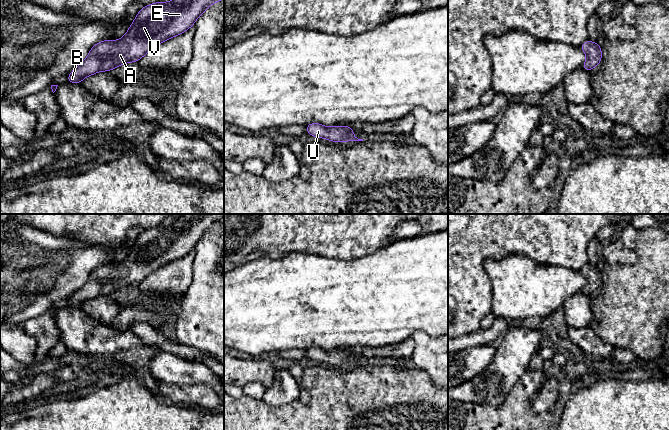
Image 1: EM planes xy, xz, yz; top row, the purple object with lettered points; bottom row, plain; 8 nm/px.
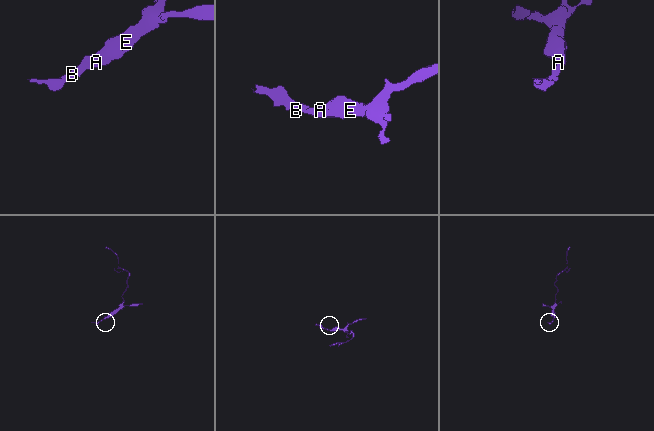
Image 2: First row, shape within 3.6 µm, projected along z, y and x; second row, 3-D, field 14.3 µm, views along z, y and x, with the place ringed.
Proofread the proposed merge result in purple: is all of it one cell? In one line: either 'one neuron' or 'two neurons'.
one neuron

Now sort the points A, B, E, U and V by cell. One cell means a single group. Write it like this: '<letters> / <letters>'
A B E U V

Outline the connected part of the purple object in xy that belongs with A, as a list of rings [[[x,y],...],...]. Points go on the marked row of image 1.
[[[159,1],[143,7],[120,40],[95,44],[87,58],[70,72],[67,82],[78,84],[89,75],[139,61],[155,46],[187,31],[211,4],[220,1]]]

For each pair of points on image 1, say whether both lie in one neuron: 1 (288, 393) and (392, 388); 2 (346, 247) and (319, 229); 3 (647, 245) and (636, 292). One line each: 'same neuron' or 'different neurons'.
1: different neurons
2: same neuron
3: same neuron

